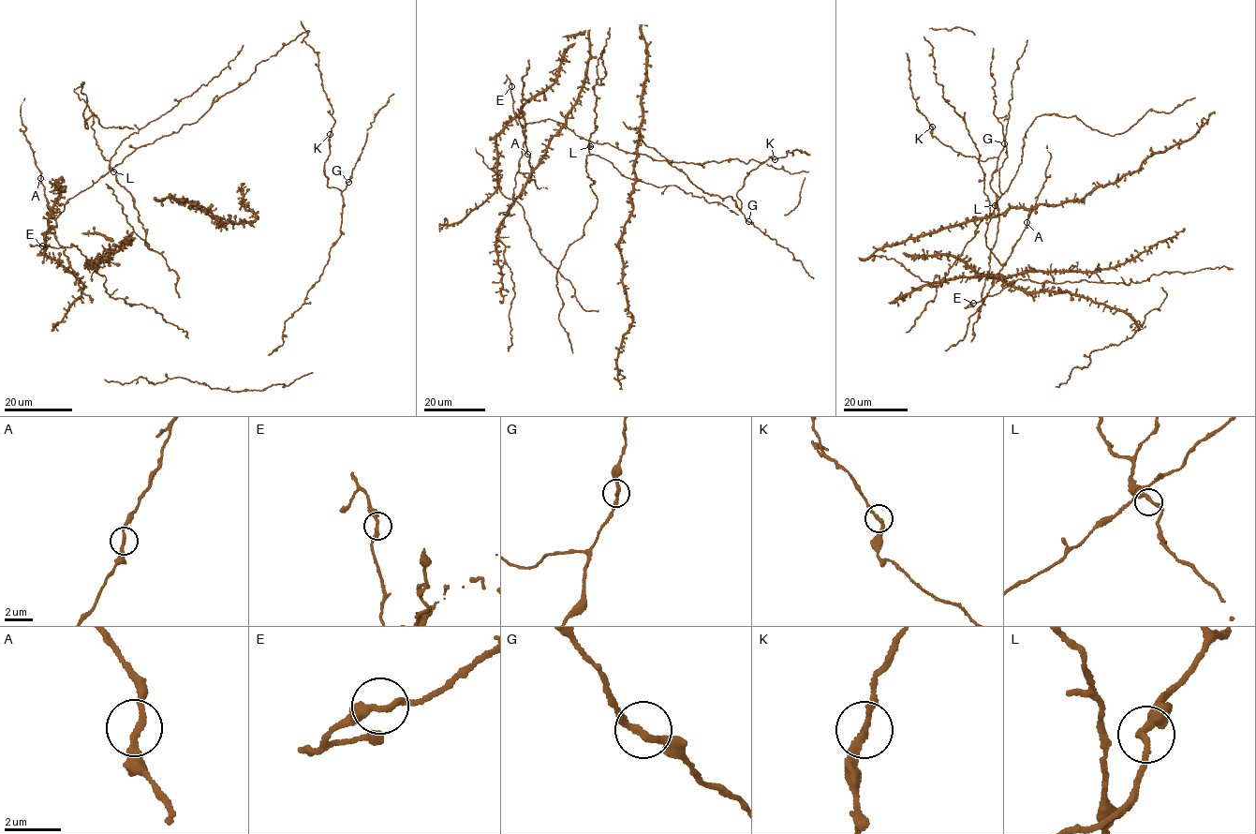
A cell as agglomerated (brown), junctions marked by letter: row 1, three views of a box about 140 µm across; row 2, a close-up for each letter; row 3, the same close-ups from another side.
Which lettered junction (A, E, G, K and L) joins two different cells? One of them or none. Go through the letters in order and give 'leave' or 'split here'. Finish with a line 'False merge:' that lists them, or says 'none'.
A: leave
E: leave
G: leave
K: leave
L: leave
False merge: none

